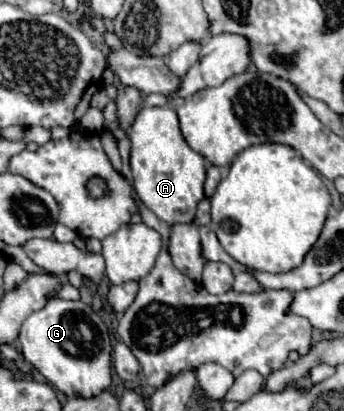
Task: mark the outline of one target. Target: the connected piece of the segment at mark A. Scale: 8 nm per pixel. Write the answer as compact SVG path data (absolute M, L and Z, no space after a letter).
M144 106L130 128L130 168L136 194L160 220L168 224L188 224L194 220L196 206L204 198L206 160L194 152L178 126L178 116L168 106Z

